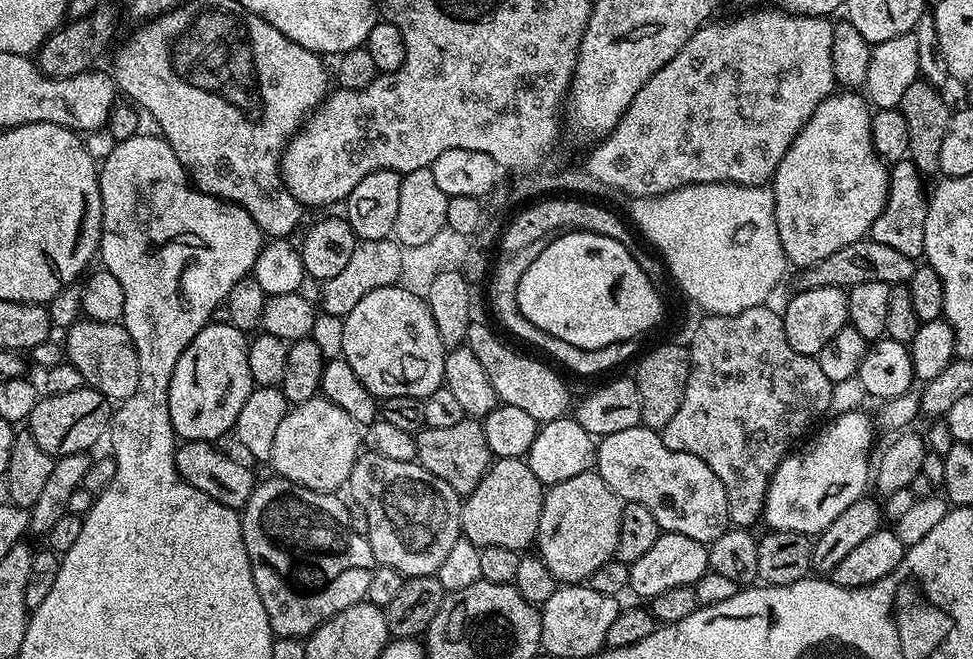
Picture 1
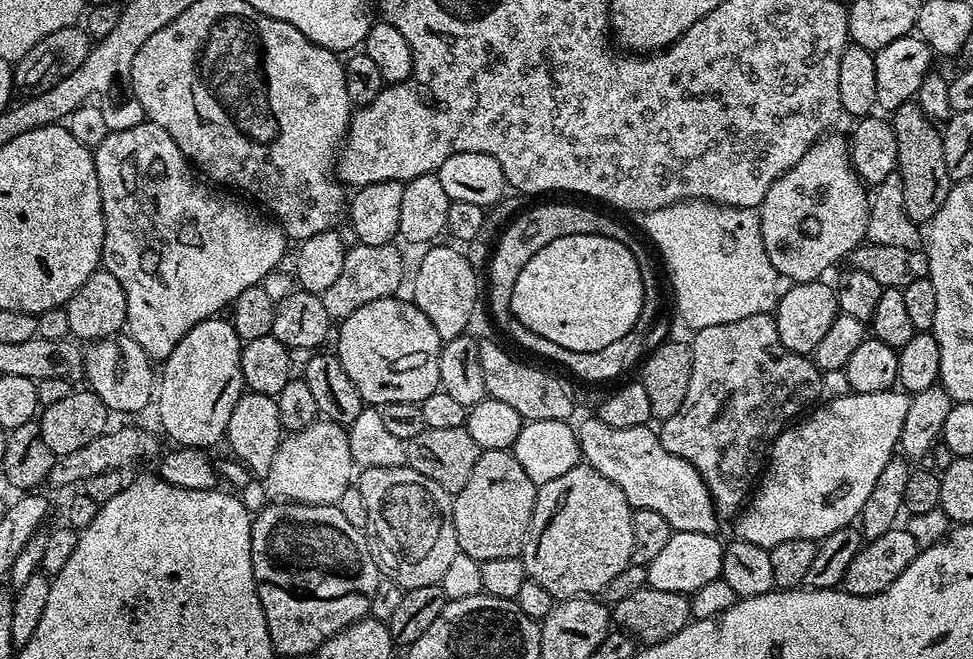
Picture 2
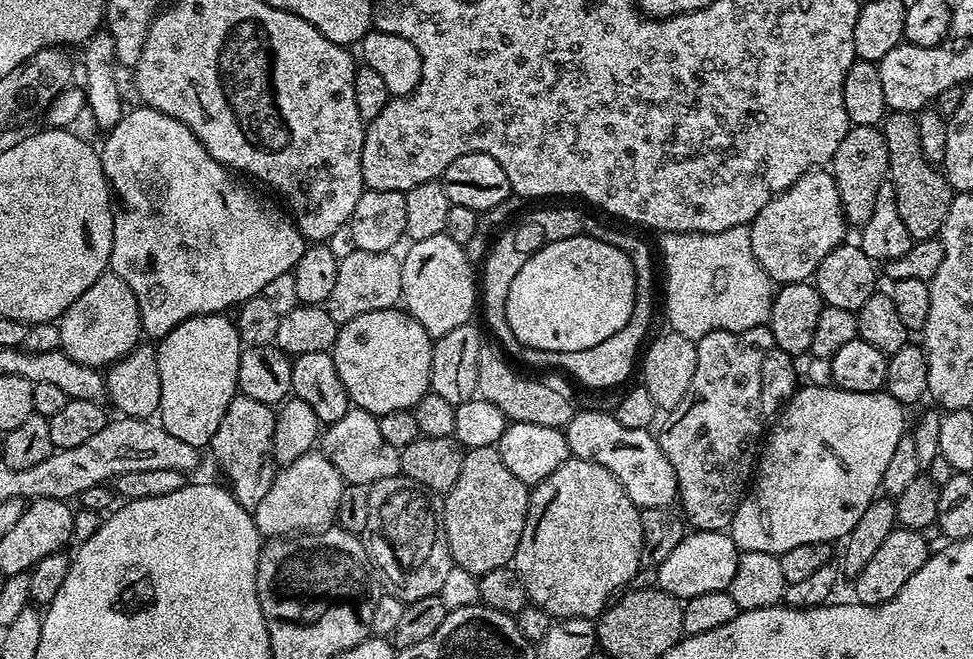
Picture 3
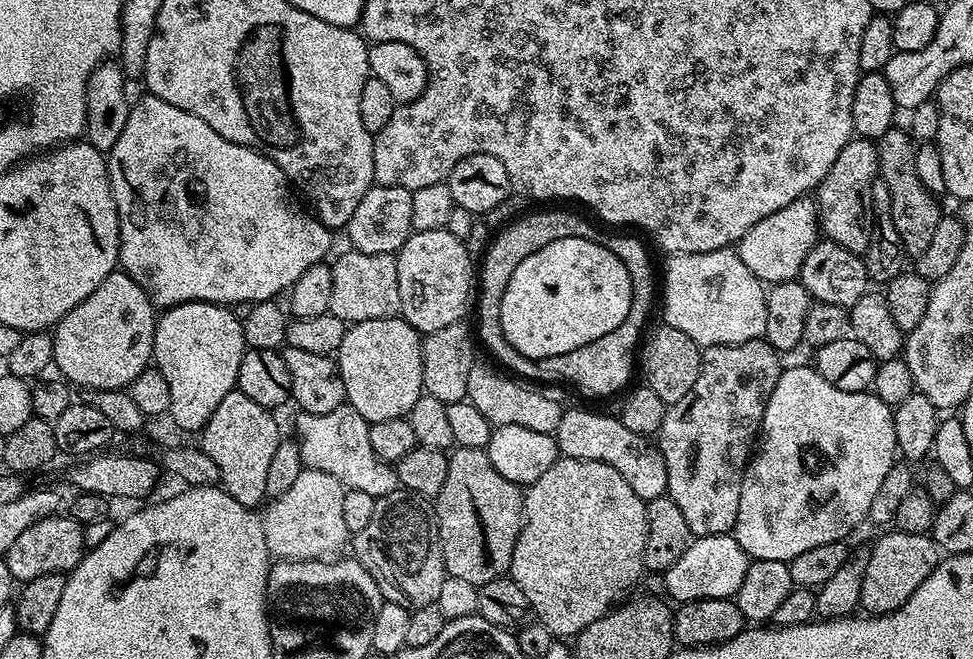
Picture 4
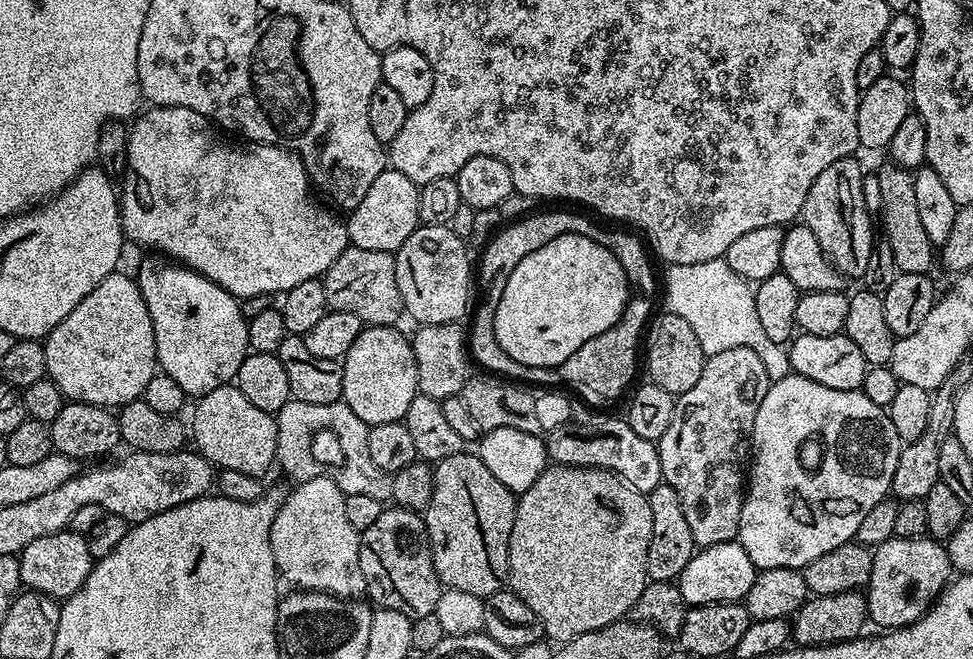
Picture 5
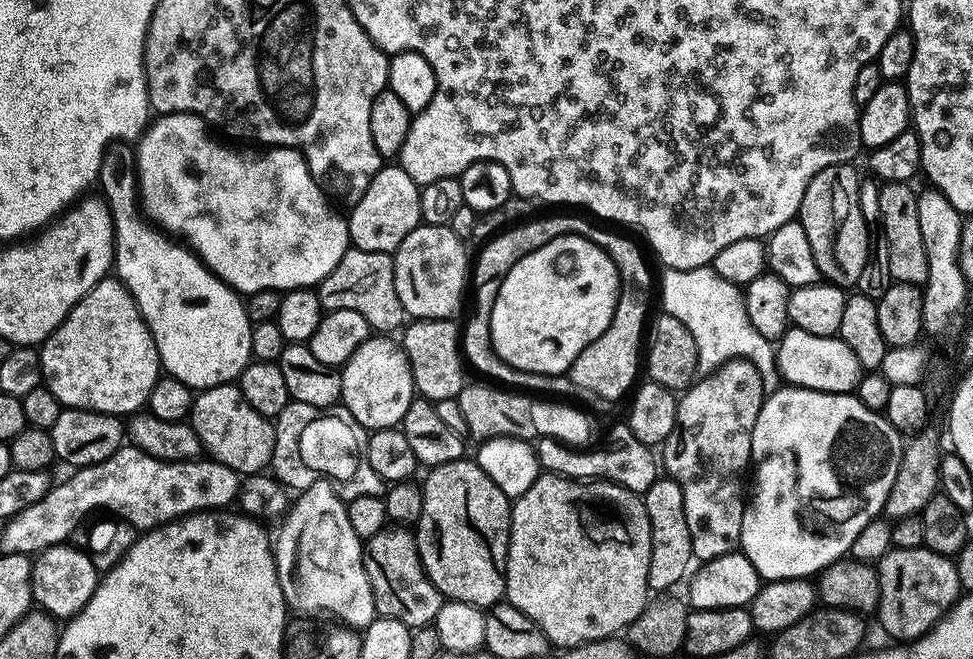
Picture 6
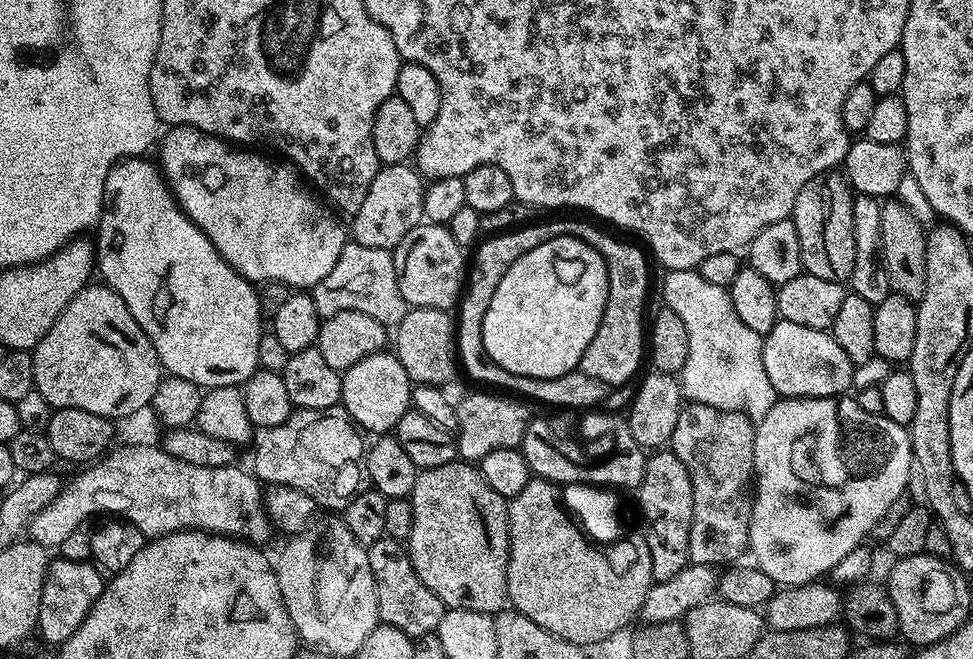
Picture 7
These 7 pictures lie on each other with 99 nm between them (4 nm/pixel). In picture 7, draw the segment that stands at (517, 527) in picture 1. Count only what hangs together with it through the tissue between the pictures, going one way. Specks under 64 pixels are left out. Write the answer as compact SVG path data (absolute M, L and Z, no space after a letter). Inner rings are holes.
M459 458L446 466L421 468L411 494L414 530L406 541L408 557L422 582L443 602L445 609L461 608L495 614L508 600L508 500L480 472L475 463Z

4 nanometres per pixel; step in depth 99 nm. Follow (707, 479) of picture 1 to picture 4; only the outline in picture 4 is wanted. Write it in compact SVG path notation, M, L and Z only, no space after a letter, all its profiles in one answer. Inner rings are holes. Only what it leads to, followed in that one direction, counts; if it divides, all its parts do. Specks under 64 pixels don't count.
M568 408L560 420L558 429L558 452L560 456L579 456L594 462L606 462L626 478L634 494L651 498L665 495L664 459L659 447L651 439L641 438L618 422L615 415L592 416L588 408Z

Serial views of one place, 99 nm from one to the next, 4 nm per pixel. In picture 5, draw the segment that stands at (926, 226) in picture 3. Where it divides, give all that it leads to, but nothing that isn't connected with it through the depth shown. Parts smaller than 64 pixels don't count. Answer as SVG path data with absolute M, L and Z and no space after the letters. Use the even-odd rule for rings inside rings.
M888 162L884 169L875 173L878 178L878 190L882 193L882 206L878 213L878 224L884 227L882 239L890 242L890 250L894 254L894 266L897 272L906 274L928 274L933 270L934 246L930 238L926 238L926 229L918 215L916 195L914 195L914 178L909 169Z

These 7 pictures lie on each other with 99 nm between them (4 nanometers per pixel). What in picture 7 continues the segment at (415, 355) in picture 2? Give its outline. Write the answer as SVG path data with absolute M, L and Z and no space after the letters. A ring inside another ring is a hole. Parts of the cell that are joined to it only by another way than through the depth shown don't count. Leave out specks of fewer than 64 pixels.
M391 351L375 352L362 362L354 362L340 377L340 404L365 433L388 434L396 423L412 408L412 379L402 370L402 362Z

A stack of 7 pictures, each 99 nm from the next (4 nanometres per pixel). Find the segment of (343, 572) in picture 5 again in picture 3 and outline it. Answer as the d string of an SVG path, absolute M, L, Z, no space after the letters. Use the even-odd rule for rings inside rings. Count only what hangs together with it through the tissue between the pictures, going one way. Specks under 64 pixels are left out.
M323 451L302 454L277 471L266 498L262 498L254 510L256 529L264 538L288 538L293 534L318 532L329 527L336 519L338 498L342 498L345 483Z

